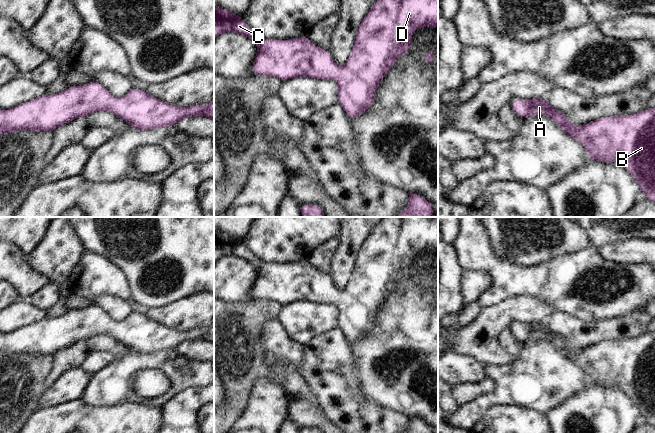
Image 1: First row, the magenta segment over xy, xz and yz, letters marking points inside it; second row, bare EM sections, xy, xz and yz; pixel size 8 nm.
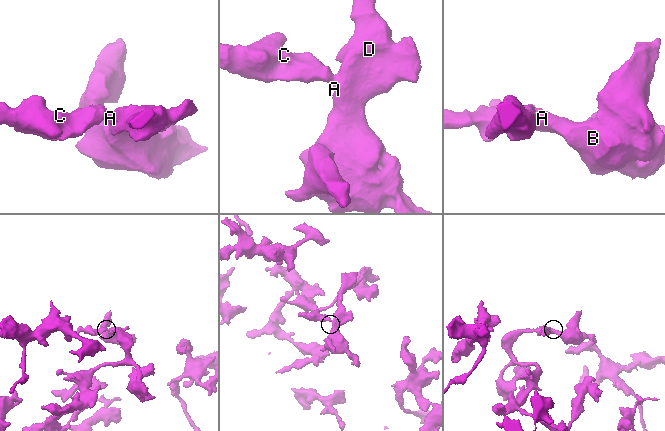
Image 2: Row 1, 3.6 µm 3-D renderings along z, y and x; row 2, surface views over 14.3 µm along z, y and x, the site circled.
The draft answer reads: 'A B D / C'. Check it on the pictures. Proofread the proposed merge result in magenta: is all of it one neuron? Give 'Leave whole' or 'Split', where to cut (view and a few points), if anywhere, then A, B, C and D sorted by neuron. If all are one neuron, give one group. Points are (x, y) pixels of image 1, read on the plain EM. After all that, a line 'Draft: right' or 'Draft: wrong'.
Leave whole. No split. Groups: A B C D
Draft: wrong

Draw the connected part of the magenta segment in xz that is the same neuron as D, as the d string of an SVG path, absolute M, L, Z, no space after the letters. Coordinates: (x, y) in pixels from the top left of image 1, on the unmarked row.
M383 217L362 243L350 279L339 292L330 275L313 268L308 260L266 264L250 253L241 239L214 229L214 264L223 256L234 256L255 266L258 274L251 293L255 300L276 301L283 306L292 302L335 304L338 307L338 326L349 344L372 330L378 309L395 285L409 275L411 259L423 251L438 252L438 217Z

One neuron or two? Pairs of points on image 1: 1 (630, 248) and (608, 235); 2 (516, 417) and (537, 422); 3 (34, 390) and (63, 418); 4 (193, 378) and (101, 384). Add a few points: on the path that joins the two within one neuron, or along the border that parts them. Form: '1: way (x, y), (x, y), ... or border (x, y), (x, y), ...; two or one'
1: border (641, 238), (606, 243), (598, 248); two
2: way (521, 420), (532, 421); one
3: border (41, 408), (27, 422); two
4: way (170, 362), (134, 362), (124, 369); one

